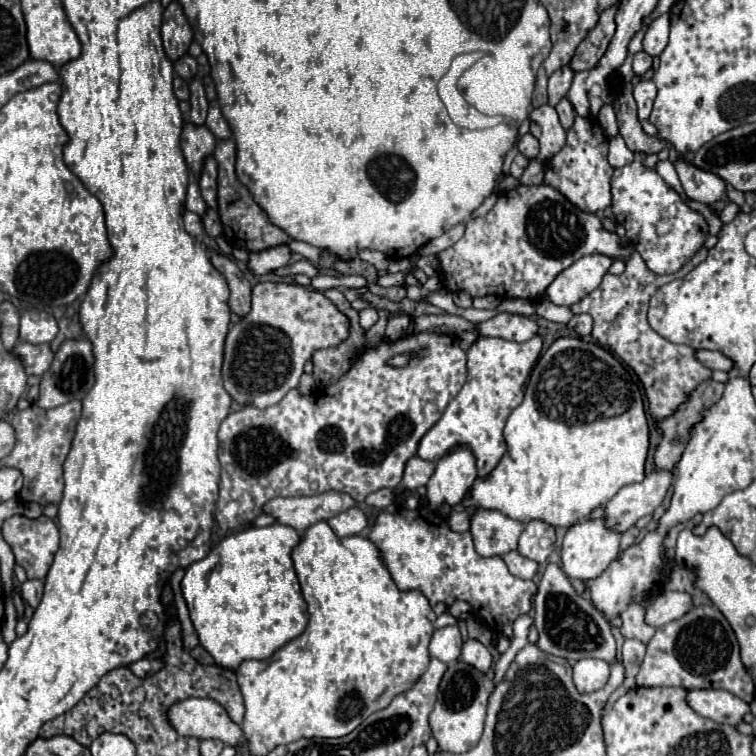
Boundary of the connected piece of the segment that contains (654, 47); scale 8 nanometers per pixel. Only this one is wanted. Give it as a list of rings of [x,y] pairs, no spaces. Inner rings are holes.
[[[663,13],[649,23],[643,37],[643,49],[655,57],[661,55],[661,51],[667,47],[667,41],[669,41],[669,15]]]

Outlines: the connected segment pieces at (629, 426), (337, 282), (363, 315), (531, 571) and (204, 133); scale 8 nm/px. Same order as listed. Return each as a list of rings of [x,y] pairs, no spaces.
[[[561,337],[557,339],[535,363],[529,383],[525,387],[525,399],[523,403],[513,409],[513,413],[507,419],[505,425],[505,441],[507,441],[507,451],[501,457],[501,461],[497,463],[497,467],[485,475],[485,477],[477,477],[475,483],[471,485],[471,489],[467,491],[467,495],[463,497],[461,505],[463,507],[483,507],[483,509],[493,509],[499,511],[511,519],[517,519],[521,523],[529,523],[533,519],[545,521],[553,527],[561,525],[561,527],[571,527],[575,521],[581,521],[585,517],[589,517],[589,513],[599,507],[605,505],[621,487],[629,485],[629,483],[639,483],[645,477],[645,459],[647,459],[647,449],[649,449],[649,427],[647,427],[647,419],[645,419],[645,409],[643,409],[643,399],[639,393],[637,383],[633,381],[631,373],[623,367],[621,361],[617,361],[607,349],[599,347],[597,343],[585,343],[579,337]]]
[[[319,275],[312,278],[310,287],[324,292],[330,288],[359,288],[367,285],[366,279],[362,276]]]
[[[365,307],[359,311],[359,321],[361,321],[363,329],[373,327],[377,323],[377,319],[379,319],[379,315],[377,315],[377,309],[373,309],[373,307]]]
[[[509,551],[503,555],[503,561],[507,563],[509,571],[515,575],[515,577],[521,577],[521,579],[533,579],[535,573],[537,573],[537,563],[519,555],[517,551]]]
[[[185,123],[183,125],[183,133],[181,133],[181,149],[185,153],[185,161],[187,165],[193,169],[193,173],[199,177],[201,173],[201,165],[203,159],[213,153],[215,149],[215,135],[205,127],[205,125],[191,125]]]

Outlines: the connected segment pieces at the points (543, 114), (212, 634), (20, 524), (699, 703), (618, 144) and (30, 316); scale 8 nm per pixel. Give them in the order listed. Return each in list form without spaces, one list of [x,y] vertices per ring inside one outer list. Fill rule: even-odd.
[[[541,105],[531,111],[531,133],[539,139],[541,151],[535,157],[537,163],[547,163],[565,145],[565,129],[559,123],[557,111],[551,105]]]
[[[273,523],[269,527],[247,527],[231,537],[225,537],[209,551],[205,559],[187,567],[181,581],[181,591],[187,601],[193,627],[199,635],[199,643],[211,653],[217,665],[237,669],[245,659],[267,659],[305,631],[309,613],[291,561],[291,551],[299,541],[299,533],[281,523]]]
[[[13,515],[3,523],[1,531],[13,549],[17,565],[25,569],[27,579],[45,579],[59,549],[59,529],[55,521],[45,515],[33,521],[23,515]]]
[[[689,689],[687,703],[701,717],[729,725],[737,725],[749,711],[743,699],[719,689]]]
[[[621,135],[613,137],[609,141],[609,163],[613,167],[623,167],[623,165],[629,165],[631,161],[635,159],[635,153],[631,153],[625,145],[625,141],[621,139]]]
[[[29,309],[21,314],[19,337],[21,341],[41,345],[51,343],[57,335],[57,321],[53,315],[37,309]]]

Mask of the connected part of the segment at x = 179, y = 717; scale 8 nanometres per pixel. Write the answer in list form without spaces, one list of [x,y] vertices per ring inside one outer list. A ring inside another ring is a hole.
[[[189,697],[167,709],[169,725],[183,737],[221,739],[225,745],[245,743],[243,731],[235,725],[227,711],[213,699]]]

